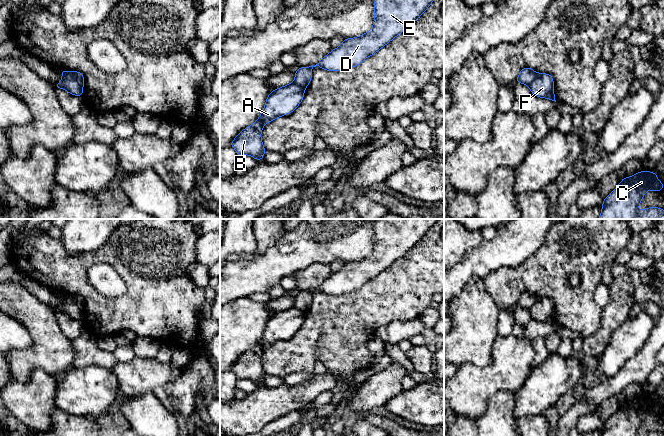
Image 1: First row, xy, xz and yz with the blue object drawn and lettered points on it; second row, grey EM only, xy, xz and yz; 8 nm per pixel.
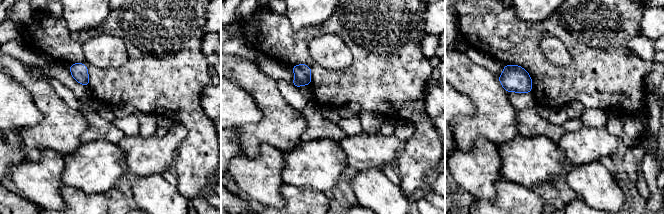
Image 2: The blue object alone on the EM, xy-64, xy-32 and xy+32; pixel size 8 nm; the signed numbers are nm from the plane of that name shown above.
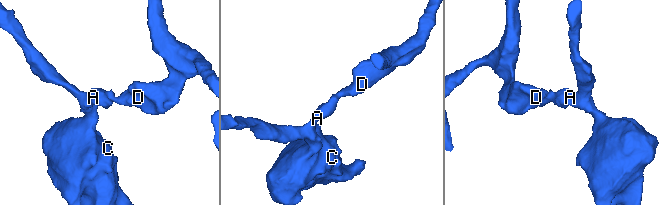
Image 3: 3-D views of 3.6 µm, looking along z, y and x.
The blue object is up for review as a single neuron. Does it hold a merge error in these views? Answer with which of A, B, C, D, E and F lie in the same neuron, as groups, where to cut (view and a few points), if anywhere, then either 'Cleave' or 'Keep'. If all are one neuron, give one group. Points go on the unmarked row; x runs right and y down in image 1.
Groups: A B C F / D E. Split along xy (69, 295), (82, 311). Cleave

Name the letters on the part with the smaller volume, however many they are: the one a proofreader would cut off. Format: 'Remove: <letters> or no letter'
Remove: D, E

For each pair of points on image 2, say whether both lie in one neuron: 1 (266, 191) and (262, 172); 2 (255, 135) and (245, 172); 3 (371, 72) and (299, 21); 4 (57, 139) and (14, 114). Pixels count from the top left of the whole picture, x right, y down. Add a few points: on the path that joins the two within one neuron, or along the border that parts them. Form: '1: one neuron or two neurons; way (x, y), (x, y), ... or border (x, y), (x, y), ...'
1: one neuron; way (264, 186), (262, 177)
2: two neurons; border (269, 145), (261, 144), (257, 157), (245, 155)
3: two neurons; border (321, 24), (315, 27), (307, 27)
4: two neurons; border (34, 101), (41, 114), (41, 120), (18, 130)

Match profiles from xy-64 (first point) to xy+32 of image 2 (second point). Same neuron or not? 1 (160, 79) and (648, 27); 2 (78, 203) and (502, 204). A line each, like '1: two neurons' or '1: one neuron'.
1: two neurons
2: one neuron

